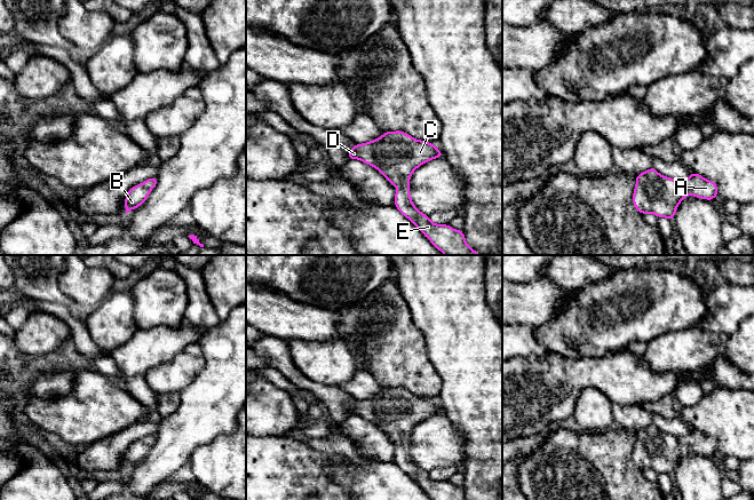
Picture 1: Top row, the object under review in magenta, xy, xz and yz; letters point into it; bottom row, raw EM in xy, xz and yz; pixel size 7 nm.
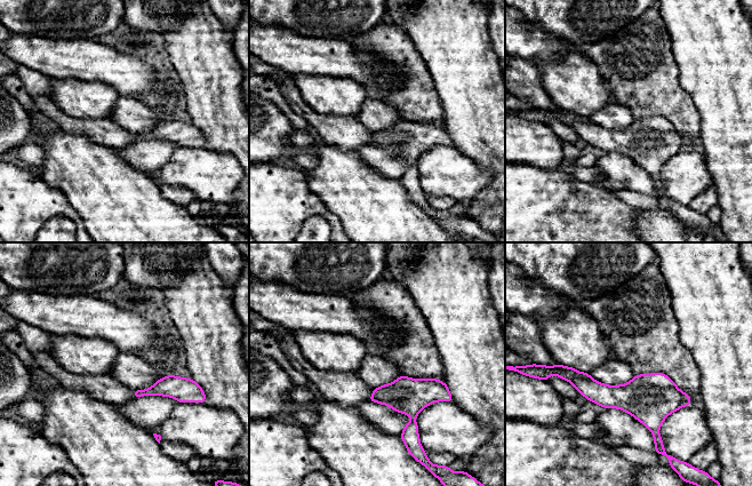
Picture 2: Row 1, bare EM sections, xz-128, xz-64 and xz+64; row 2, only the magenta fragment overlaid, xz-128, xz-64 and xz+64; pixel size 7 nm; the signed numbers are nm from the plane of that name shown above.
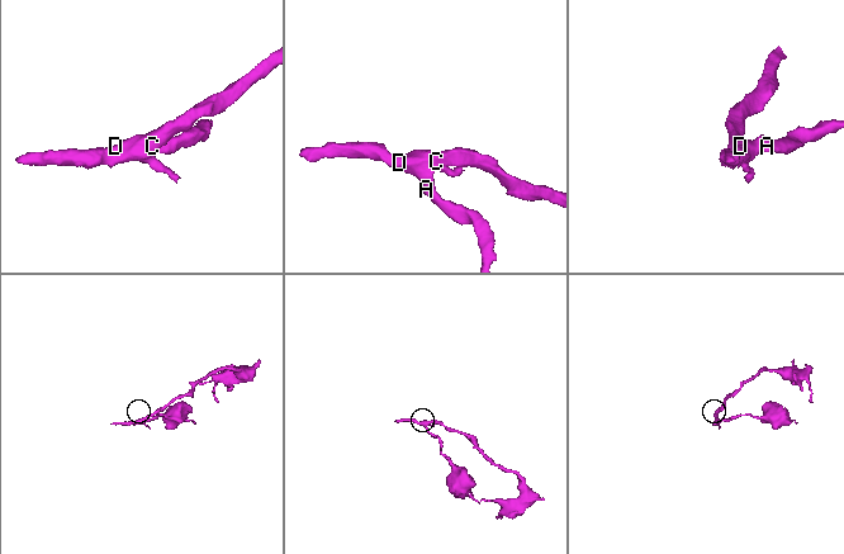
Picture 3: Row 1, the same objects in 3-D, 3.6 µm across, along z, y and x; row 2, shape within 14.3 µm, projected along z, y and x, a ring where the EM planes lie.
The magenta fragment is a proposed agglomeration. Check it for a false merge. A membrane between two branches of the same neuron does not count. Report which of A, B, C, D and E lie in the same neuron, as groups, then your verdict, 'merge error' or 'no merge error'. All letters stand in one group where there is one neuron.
groups A B C D E; no merge error

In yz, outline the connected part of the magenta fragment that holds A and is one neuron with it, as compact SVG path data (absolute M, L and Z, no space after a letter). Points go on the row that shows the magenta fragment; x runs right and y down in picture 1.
M653 167L636 177L633 204L641 214L652 213L658 217L674 219L680 203L690 193L693 197L713 200L717 185L701 175L691 173L684 181L660 175Z

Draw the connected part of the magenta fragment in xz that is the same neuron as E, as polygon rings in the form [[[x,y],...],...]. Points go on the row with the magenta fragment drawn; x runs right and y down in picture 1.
[[[386,132],[382,136],[350,149],[349,159],[359,159],[375,167],[397,186],[395,206],[432,245],[445,255],[482,255],[467,245],[462,230],[439,225],[422,214],[411,200],[410,176],[422,164],[443,157],[432,143],[414,140],[408,134]]]

